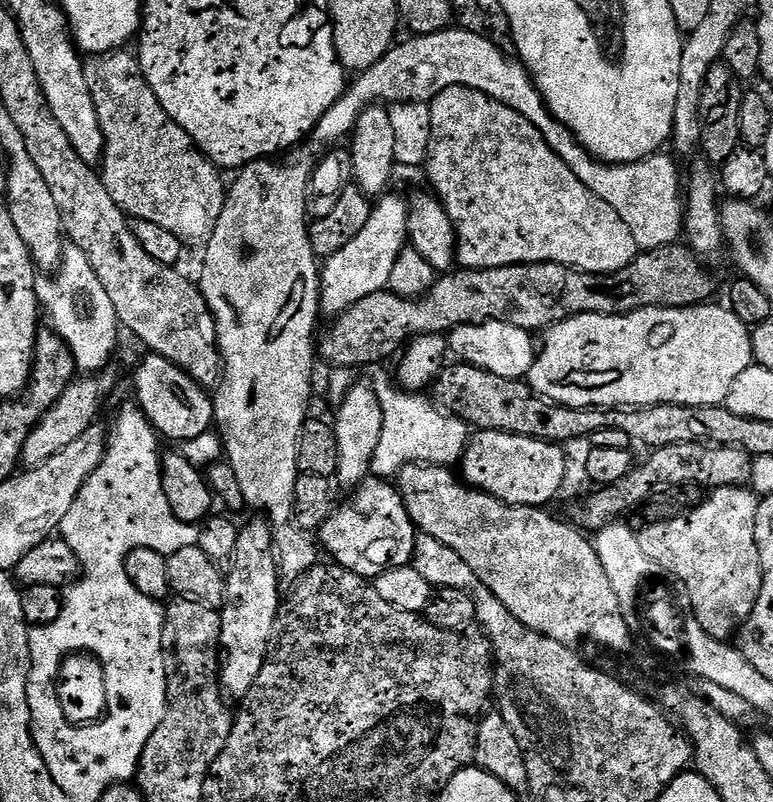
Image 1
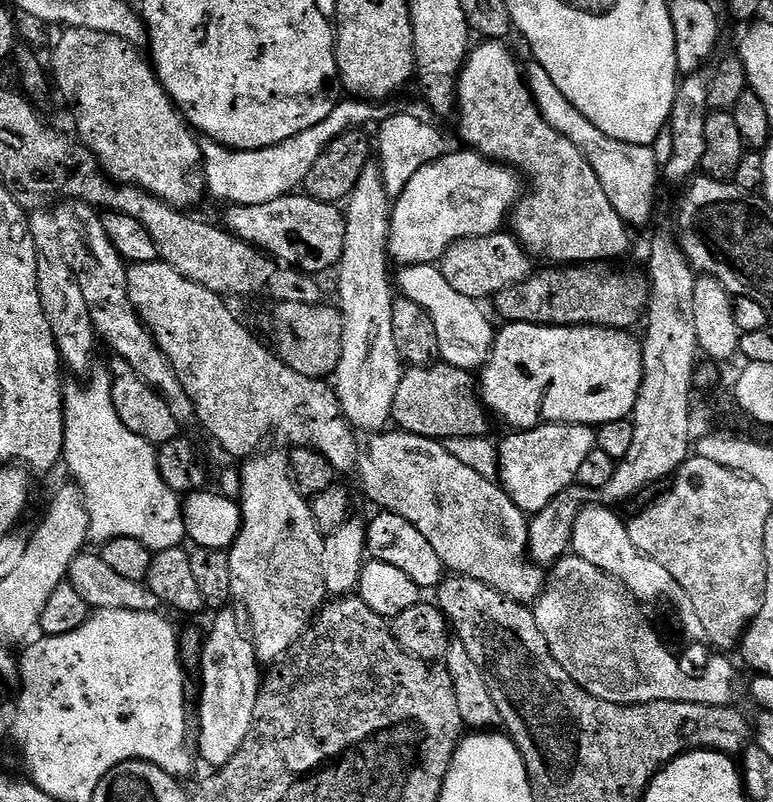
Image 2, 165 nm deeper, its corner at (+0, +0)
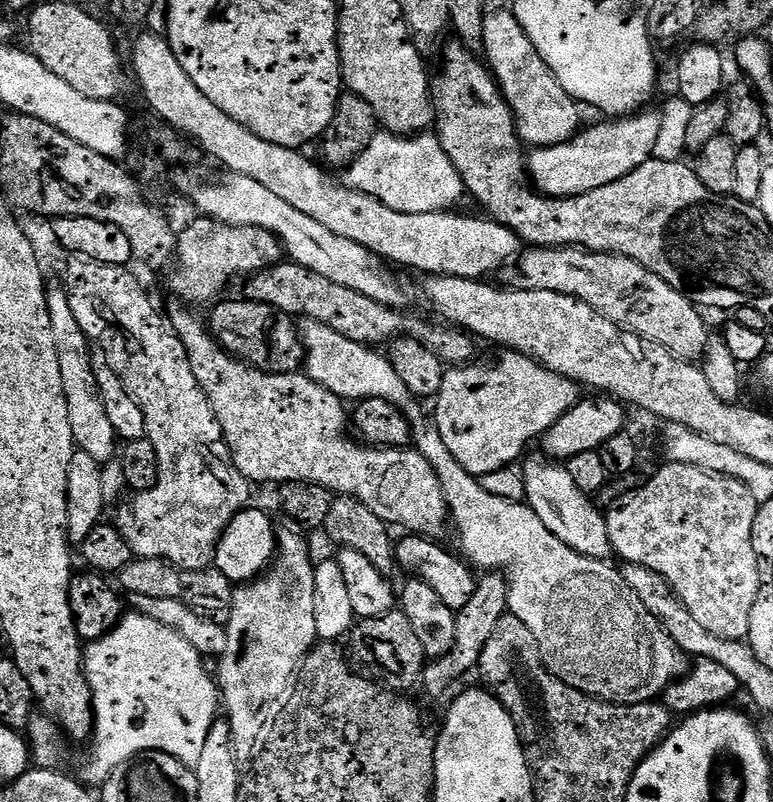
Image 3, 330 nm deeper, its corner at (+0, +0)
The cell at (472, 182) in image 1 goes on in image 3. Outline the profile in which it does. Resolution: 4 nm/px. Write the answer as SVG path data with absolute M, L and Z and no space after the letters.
M512 11L487 13L482 26L482 40L483 59L512 111L521 141L532 148L549 148L576 137L582 128L581 105L562 90L558 78L554 78L550 66L542 62L538 50L534 50L534 42L530 42L526 30L522 30Z

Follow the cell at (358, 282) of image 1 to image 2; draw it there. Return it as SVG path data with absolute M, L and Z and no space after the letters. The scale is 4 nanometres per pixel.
M463 150L464 152L452 152L440 156L436 160L432 160L426 166L422 166L422 170L418 170L418 174L414 174L414 178L410 178L410 182L406 182L406 190L401 196L395 197L392 207L392 221L389 226L388 254L393 261L397 260L397 265L407 266L410 264L436 264L446 254L446 250L456 240L465 240L471 236L489 236L495 232L501 231L505 227L506 221L509 219L510 213L515 209L517 200L522 195L520 183L521 177L517 175L513 169L497 164L494 160L487 160L485 156L481 156L478 152L471 150Z

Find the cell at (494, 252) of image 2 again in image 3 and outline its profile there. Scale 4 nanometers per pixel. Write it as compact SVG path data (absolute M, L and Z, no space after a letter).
M533 246L519 253L519 264L520 272L524 275L523 287L550 290L586 302L586 306L598 310L598 314L602 314L607 320L617 324L619 328L626 332L633 332L635 336L640 336L643 340L649 340L662 346L667 352L677 356L679 360L703 361L710 330L704 325L703 318L700 317L701 309L681 292L674 290L674 286L662 282L662 278L658 278L658 274L646 270L646 266L625 256L615 256L612 252L590 252L587 248L577 247L535 248Z

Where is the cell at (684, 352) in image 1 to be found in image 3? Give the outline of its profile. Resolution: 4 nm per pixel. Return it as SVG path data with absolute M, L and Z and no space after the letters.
M511 350L499 354L492 365L473 362L449 367L442 390L434 397L434 419L446 450L477 478L515 465L531 440L539 441L582 399L581 385L542 368L531 356Z

